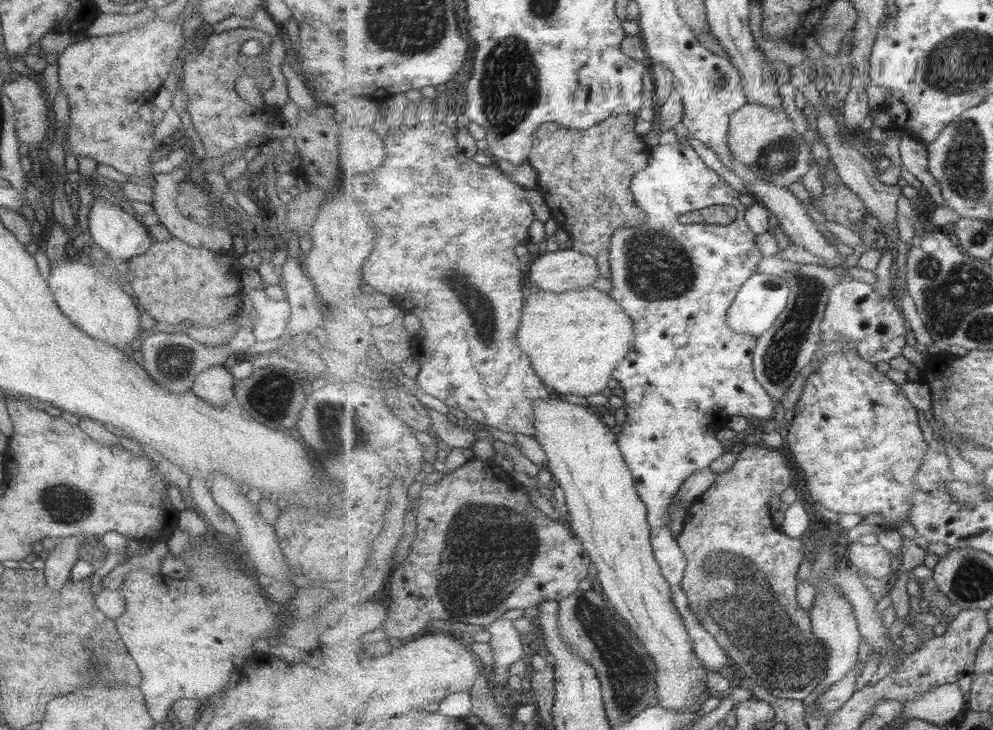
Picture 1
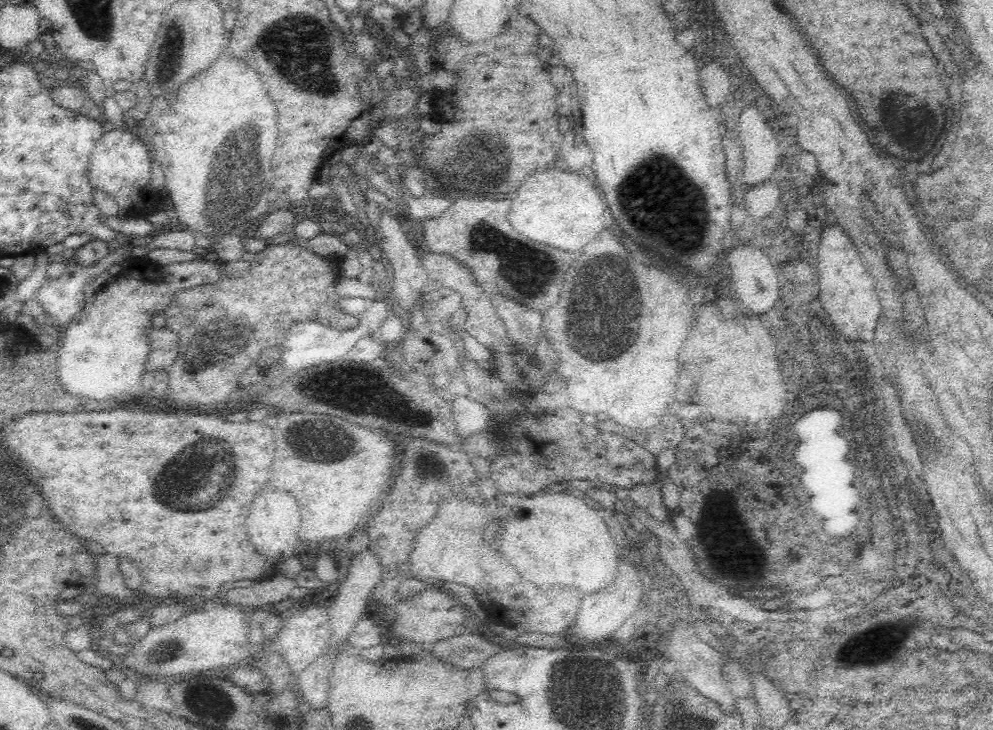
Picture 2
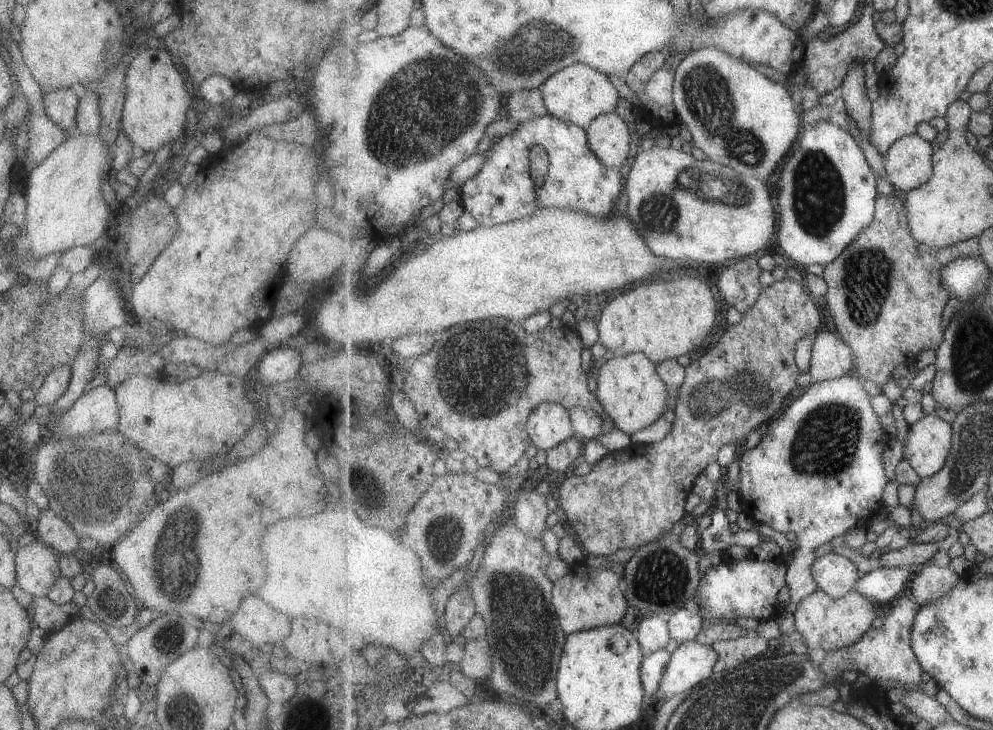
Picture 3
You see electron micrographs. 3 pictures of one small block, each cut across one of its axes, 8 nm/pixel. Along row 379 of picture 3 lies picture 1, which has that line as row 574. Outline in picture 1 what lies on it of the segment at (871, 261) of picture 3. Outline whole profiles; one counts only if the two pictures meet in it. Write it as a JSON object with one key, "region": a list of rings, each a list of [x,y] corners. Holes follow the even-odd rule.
{"region":[[[855,541],[845,552],[845,558],[863,576],[885,578],[891,574],[891,553],[880,543],[865,545]]]}

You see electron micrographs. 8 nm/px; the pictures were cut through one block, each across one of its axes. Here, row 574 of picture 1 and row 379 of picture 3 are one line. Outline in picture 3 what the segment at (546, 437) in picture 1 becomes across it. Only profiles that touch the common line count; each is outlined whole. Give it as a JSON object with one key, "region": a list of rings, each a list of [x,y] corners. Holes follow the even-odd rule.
{"region":[[[631,353],[607,360],[598,375],[596,396],[606,414],[626,435],[627,440],[636,440],[640,433],[655,424],[670,404],[670,391],[658,374],[658,366],[645,353]]]}

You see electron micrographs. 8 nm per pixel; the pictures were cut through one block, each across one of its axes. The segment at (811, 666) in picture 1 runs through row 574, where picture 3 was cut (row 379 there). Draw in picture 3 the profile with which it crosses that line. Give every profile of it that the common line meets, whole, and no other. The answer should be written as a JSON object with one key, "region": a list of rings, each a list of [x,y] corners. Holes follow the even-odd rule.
{"region":[[[783,279],[780,281],[775,280],[774,283],[762,290],[759,295],[759,300],[754,307],[751,307],[743,317],[743,320],[736,325],[729,324],[725,332],[722,334],[719,342],[714,348],[708,350],[698,360],[693,361],[688,367],[686,367],[686,377],[681,385],[678,399],[676,402],[676,417],[671,432],[661,441],[654,445],[643,445],[639,440],[628,440],[628,443],[619,451],[607,452],[600,461],[593,464],[593,468],[588,475],[572,475],[563,481],[560,488],[560,507],[564,511],[564,514],[569,520],[569,523],[577,532],[579,541],[584,548],[594,555],[609,556],[617,550],[625,550],[625,548],[632,548],[639,550],[639,548],[645,546],[651,541],[655,541],[657,536],[661,536],[664,532],[671,532],[672,528],[678,524],[686,516],[686,502],[687,497],[690,496],[690,492],[693,490],[693,482],[697,478],[697,474],[701,474],[704,470],[715,461],[718,460],[718,454],[723,446],[738,443],[747,438],[749,432],[753,432],[755,428],[764,428],[767,420],[771,420],[779,408],[783,406],[783,400],[787,398],[787,394],[797,388],[797,378],[801,374],[801,370],[796,361],[796,348],[798,342],[807,335],[816,336],[823,329],[822,311],[816,301],[807,294],[807,290],[797,284],[795,280]]]}

